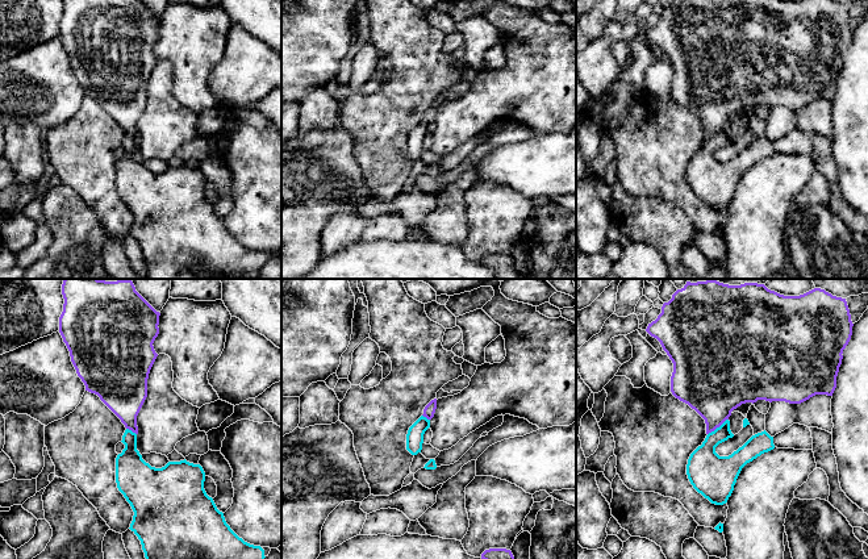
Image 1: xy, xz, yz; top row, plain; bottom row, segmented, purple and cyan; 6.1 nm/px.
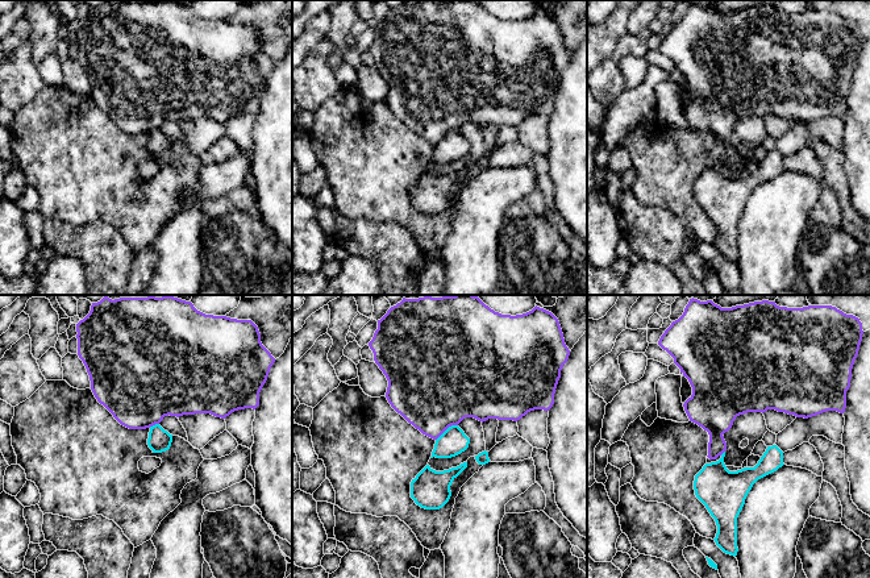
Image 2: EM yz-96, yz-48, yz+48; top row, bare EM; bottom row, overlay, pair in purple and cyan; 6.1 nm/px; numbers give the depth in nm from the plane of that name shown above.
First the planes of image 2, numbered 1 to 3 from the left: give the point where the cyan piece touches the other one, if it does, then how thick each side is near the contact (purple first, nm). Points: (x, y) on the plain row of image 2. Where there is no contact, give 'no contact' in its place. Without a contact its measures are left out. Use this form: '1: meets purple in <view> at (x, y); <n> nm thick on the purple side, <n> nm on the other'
1: meets purple in yz-96 at (153, 129); 480 nm thick on the purple side, 140 nm on the other
2: meets purple in yz-48 at (446, 133); 480 nm thick on the purple side, 170 nm on the other
3: meets purple in yz+48 at (721, 158); 240 nm thick on the purple side, 280 nm on the other

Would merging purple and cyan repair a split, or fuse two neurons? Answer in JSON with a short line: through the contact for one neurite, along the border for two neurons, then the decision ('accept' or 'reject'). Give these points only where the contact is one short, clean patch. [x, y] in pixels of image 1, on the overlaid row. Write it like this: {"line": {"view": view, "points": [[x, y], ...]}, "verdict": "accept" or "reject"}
{"line": {"view": "yz", "points": [[727, 418], [708, 434]]}, "verdict": "reject"}

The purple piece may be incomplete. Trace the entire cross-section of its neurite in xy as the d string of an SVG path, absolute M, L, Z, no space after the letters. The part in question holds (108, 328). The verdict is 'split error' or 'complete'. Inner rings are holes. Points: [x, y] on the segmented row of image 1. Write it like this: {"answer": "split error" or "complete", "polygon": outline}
{"answer": "complete", "polygon": "M64 279L62 295L59 333L85 391L97 395L126 429L138 434L137 416L158 356L153 343L159 334L160 313L135 291L132 280Z"}

